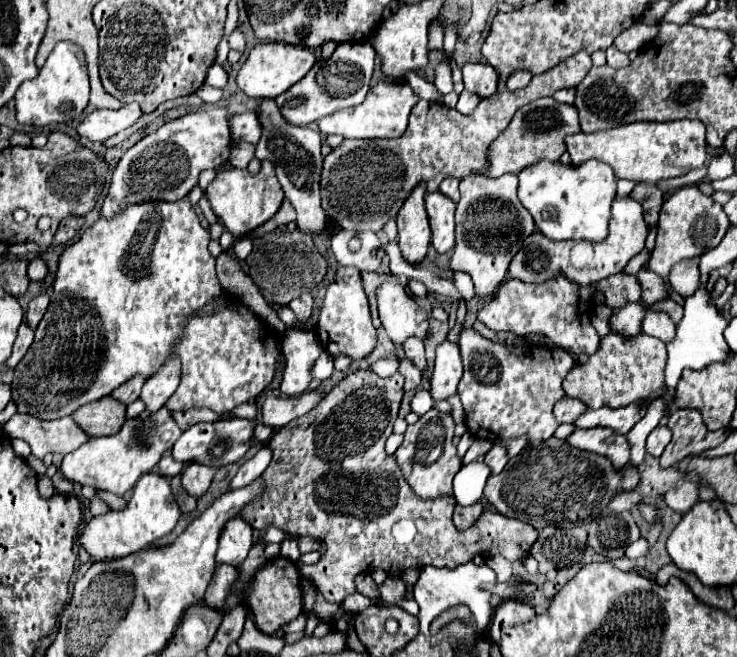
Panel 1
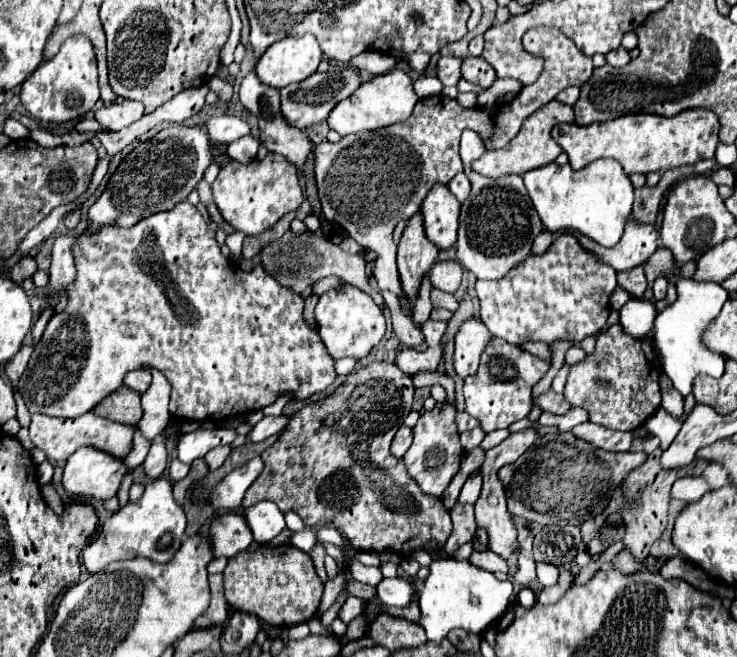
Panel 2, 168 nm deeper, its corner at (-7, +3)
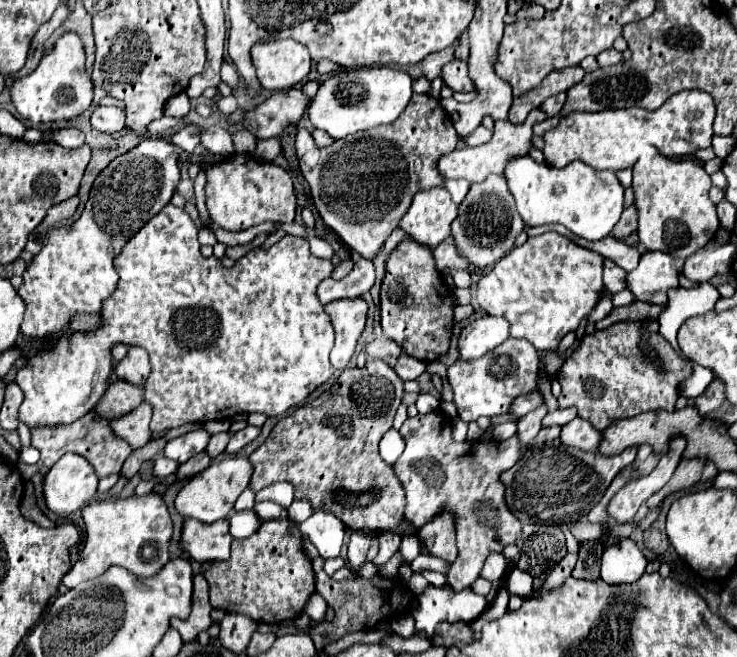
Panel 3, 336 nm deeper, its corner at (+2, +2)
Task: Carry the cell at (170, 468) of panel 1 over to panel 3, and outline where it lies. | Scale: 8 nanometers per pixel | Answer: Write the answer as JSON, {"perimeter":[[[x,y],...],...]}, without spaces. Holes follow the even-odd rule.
{"perimeter":[[[157,457],[155,459],[155,477],[159,479],[165,479],[169,475],[173,475],[177,471],[177,463],[173,459],[167,459],[167,457]]]}

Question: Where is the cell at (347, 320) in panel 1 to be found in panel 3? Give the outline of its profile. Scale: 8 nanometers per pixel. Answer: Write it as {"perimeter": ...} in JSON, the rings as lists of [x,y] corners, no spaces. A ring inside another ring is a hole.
{"perimeter":[[[361,297],[353,299],[337,299],[325,305],[325,313],[329,315],[335,329],[335,345],[331,349],[331,365],[335,369],[345,369],[351,355],[355,353],[357,341],[365,331],[369,305]]]}

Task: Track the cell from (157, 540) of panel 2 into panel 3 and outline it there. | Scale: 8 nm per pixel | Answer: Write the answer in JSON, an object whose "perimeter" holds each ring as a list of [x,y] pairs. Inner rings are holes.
{"perimeter":[[[151,491],[143,497],[127,497],[127,499],[103,499],[93,501],[83,507],[85,519],[85,543],[79,561],[71,567],[71,571],[63,577],[65,587],[75,587],[81,581],[95,579],[109,565],[121,565],[137,577],[155,575],[169,561],[169,545],[173,535],[173,523],[163,503],[163,497],[157,491]],[[145,547],[153,547],[151,557],[143,557]]]}

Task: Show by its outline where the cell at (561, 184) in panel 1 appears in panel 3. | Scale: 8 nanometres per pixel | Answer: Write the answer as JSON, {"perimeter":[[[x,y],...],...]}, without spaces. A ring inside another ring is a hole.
{"perimeter":[[[525,155],[509,161],[505,179],[527,227],[559,223],[583,239],[599,241],[613,231],[623,213],[625,189],[617,179],[617,171],[597,171],[581,161],[573,161],[563,169],[553,169]]]}

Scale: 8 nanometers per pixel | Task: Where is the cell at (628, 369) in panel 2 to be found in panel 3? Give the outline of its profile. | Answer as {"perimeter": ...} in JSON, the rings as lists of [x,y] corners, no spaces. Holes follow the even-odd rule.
{"perimeter":[[[619,321],[603,331],[585,335],[579,347],[567,357],[557,373],[561,383],[559,407],[577,407],[579,417],[589,421],[597,431],[605,431],[615,421],[629,419],[647,411],[673,411],[679,397],[677,387],[683,377],[689,377],[691,365],[679,357],[679,379],[665,379],[663,373],[645,359],[641,347],[641,321]]]}

